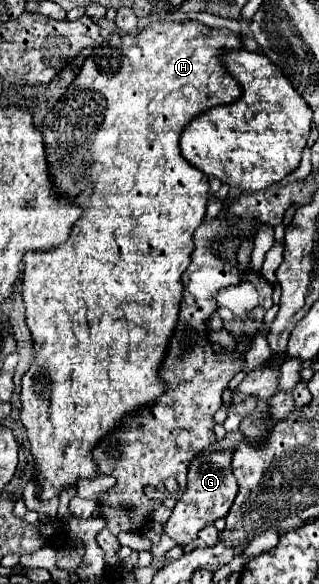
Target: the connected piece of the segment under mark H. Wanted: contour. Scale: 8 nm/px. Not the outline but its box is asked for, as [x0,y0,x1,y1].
[21,21,241,501]

